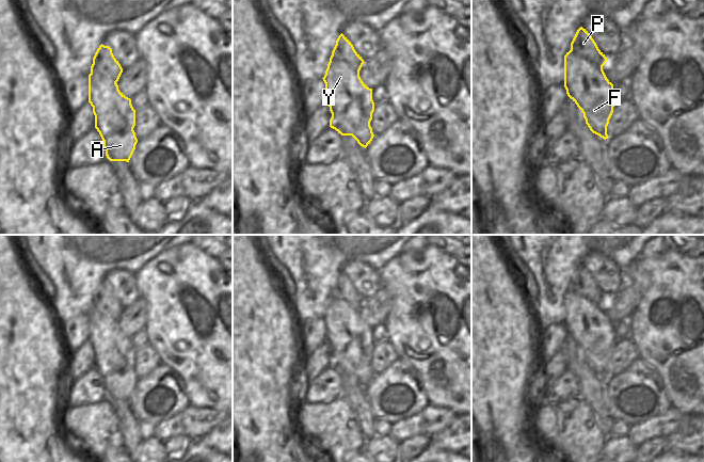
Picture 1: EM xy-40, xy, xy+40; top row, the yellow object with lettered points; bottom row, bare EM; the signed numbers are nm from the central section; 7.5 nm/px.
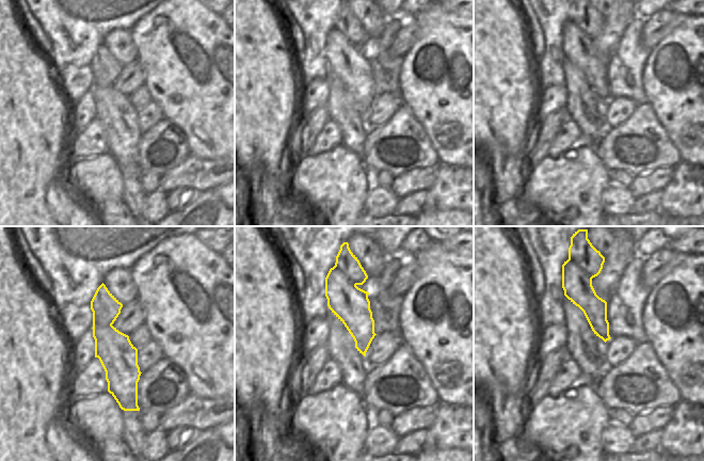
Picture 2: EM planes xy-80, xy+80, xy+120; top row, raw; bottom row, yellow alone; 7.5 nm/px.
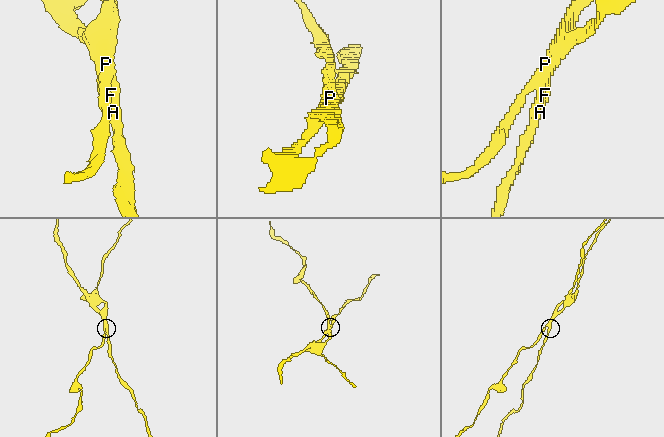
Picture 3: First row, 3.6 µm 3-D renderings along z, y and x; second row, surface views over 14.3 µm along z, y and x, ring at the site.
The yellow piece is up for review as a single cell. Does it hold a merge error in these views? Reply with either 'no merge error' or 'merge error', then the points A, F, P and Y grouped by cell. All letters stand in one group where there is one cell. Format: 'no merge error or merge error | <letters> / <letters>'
merge error | A F Y / P

